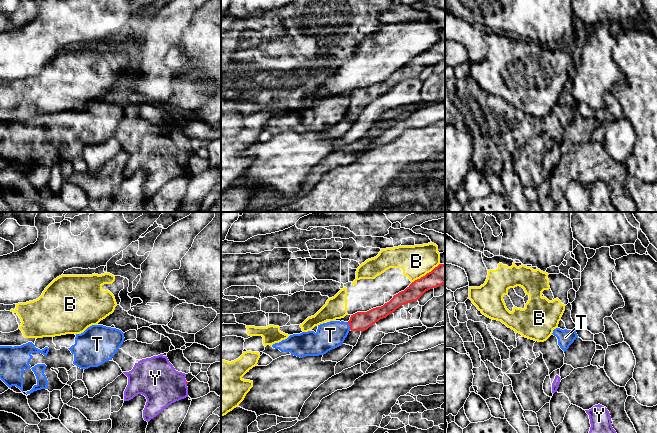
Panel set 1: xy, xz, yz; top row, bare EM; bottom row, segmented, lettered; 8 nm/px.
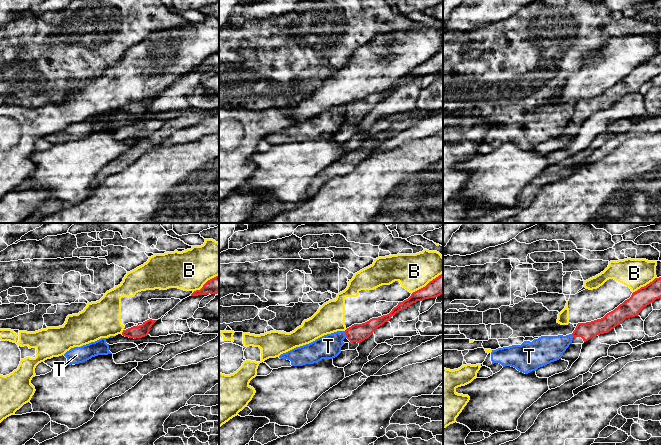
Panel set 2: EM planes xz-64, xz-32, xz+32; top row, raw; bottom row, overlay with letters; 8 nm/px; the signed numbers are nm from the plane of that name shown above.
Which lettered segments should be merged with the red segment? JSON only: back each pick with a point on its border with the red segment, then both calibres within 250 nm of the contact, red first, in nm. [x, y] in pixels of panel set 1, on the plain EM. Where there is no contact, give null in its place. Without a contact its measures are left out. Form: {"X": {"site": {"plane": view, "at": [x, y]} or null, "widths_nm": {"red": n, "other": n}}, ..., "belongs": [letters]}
{"T": {"site": {"plane": "xz", "at": [349, 101]}, "widths_nm": {"red": 160, "other": 220}}, "Y": {"site": {"plane": "xy", "at": [186, 159]}, "widths_nm": {"red": 20, "other": 340}}, "belongs": ["T", "Y"]}

